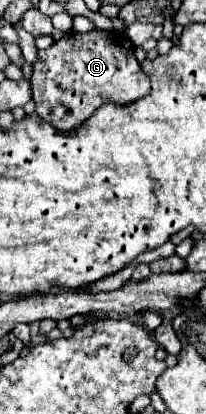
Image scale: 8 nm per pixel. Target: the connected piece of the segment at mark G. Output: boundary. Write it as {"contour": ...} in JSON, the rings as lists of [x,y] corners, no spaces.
{"contour":[[[97,29],[89,33],[65,33],[49,49],[37,51],[39,59],[31,65],[33,67],[31,91],[33,91],[33,101],[37,105],[39,117],[51,123],[57,131],[73,131],[85,119],[89,119],[91,113],[103,103],[127,105],[127,103],[133,103],[149,95],[151,91],[149,77],[143,73],[141,65],[137,63],[133,49],[135,49],[133,43],[127,39],[123,31],[99,31]]]}

